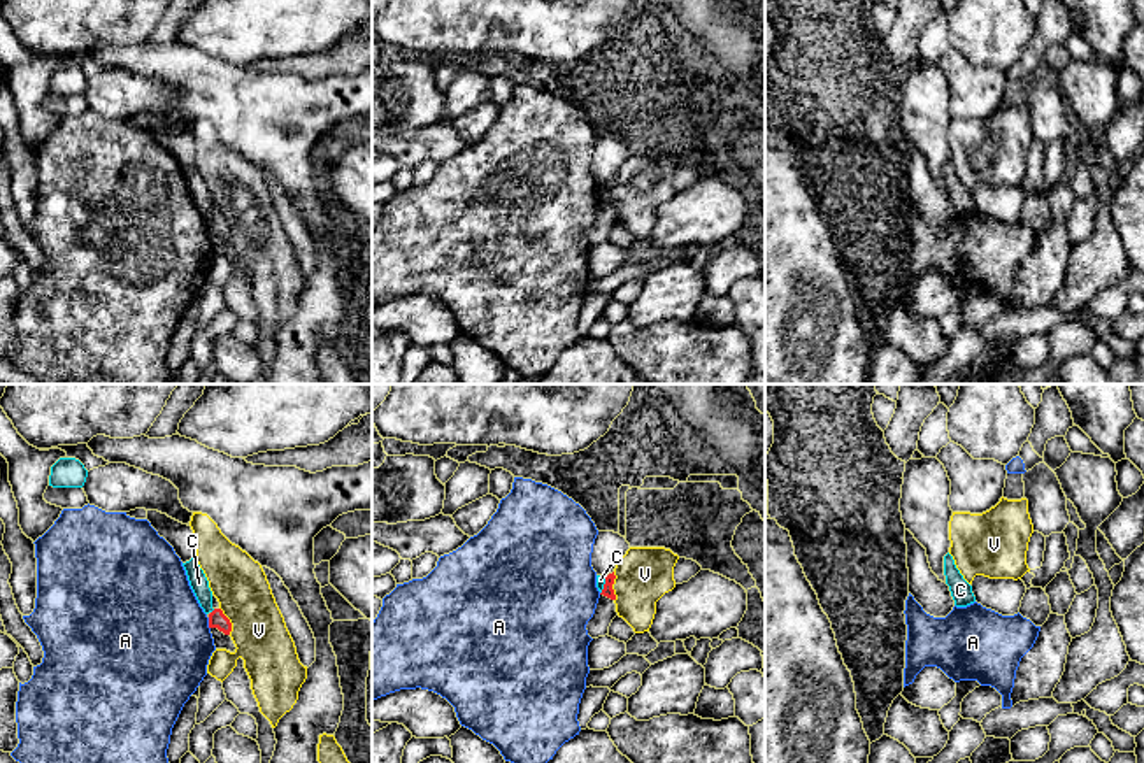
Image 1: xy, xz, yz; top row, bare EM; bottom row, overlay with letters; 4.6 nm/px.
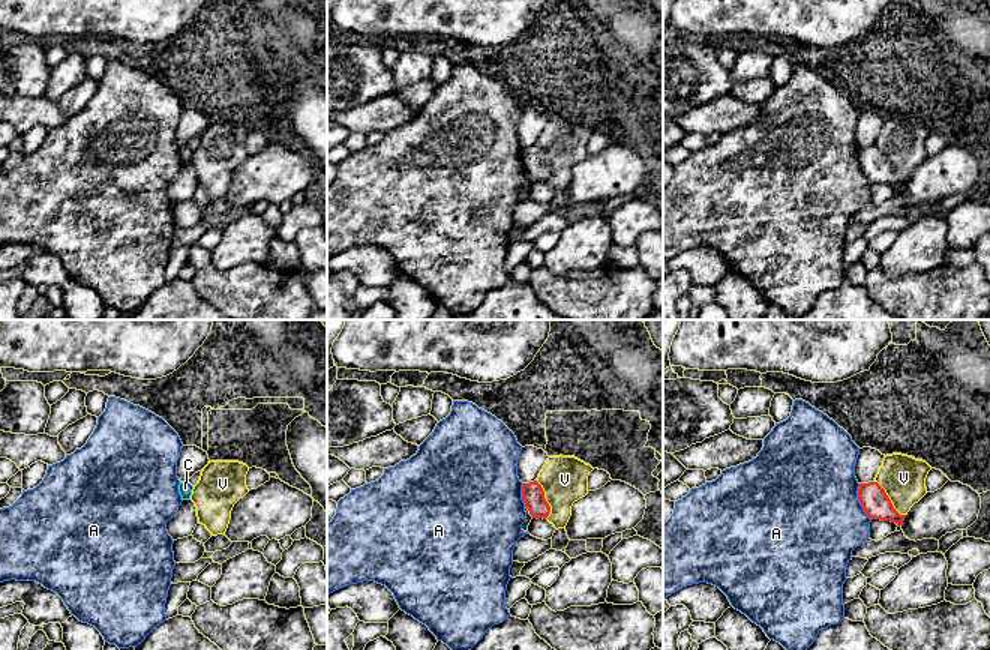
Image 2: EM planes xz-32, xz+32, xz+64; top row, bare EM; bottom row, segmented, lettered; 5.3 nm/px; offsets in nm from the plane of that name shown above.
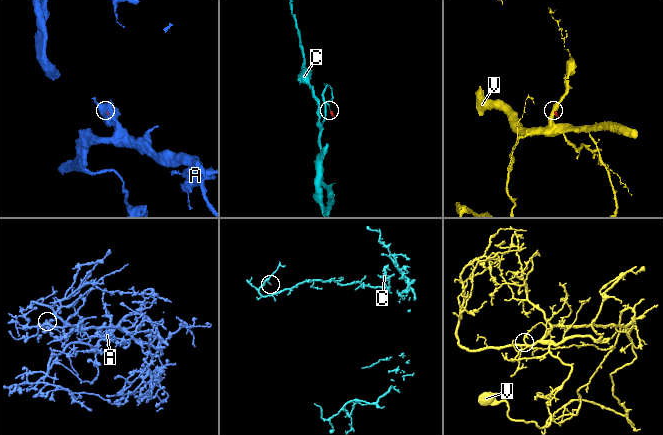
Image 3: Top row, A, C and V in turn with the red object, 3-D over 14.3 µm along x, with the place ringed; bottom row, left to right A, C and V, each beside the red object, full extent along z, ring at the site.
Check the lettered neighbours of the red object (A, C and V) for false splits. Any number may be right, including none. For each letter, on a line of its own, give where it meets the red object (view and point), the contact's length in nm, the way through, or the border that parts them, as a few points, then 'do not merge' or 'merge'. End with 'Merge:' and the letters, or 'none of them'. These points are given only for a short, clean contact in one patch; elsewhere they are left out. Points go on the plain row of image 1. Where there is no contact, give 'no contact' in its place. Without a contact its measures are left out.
A: xy (209, 230) | 60 nm | along xy (207, 225), (209, 235) | do not merge
C: xz (604, 192) | 90 nm | along xz (606, 183), (600, 200) | do not merge
V: xz (611, 193) | 140 nm | along xz (613, 179), (614, 207) | do not merge
Merge: none of them

